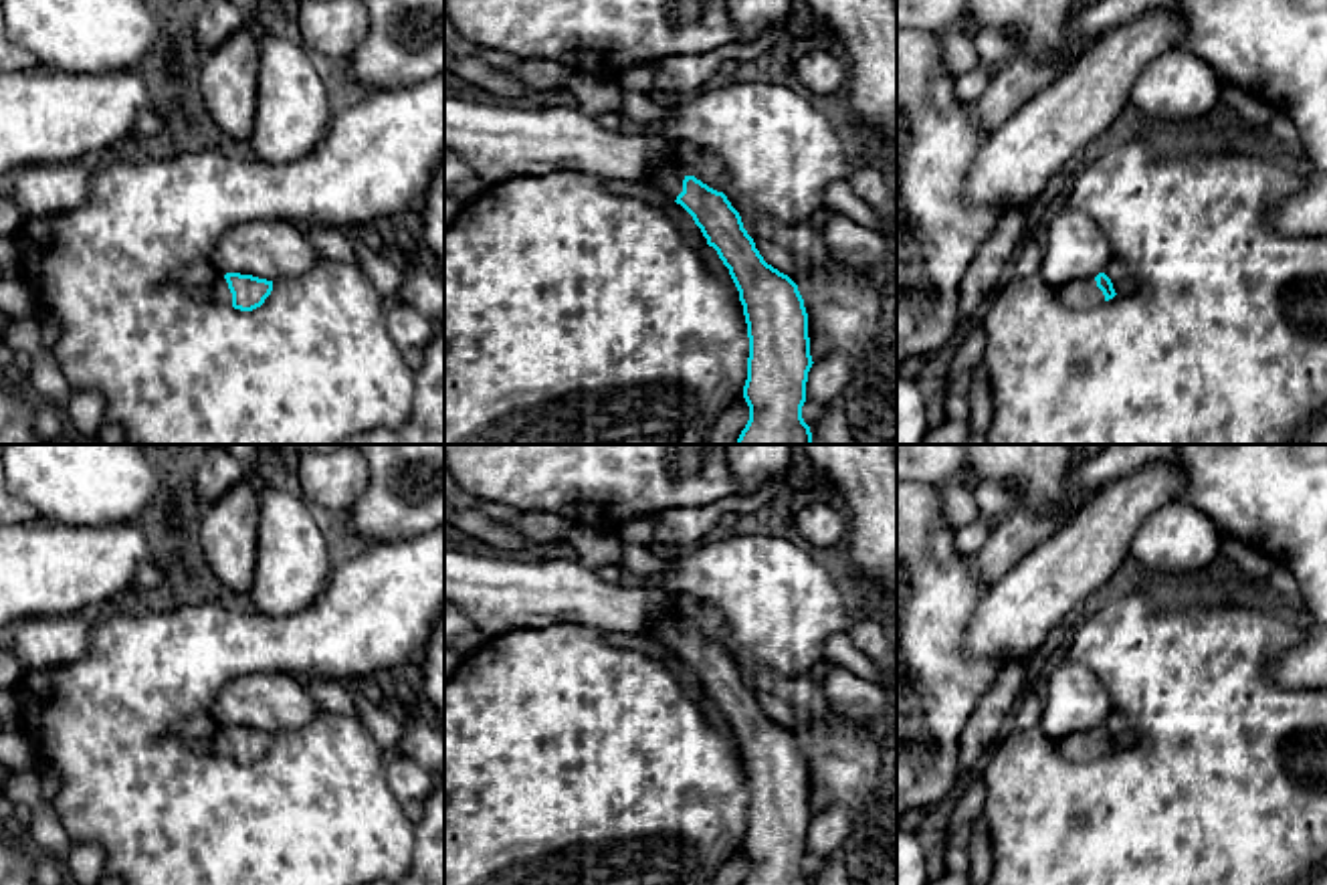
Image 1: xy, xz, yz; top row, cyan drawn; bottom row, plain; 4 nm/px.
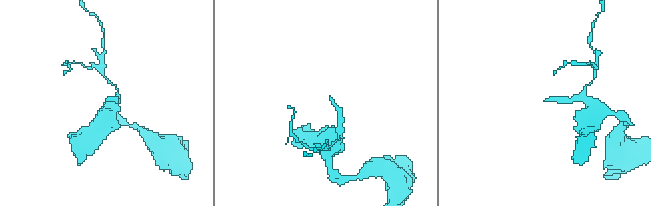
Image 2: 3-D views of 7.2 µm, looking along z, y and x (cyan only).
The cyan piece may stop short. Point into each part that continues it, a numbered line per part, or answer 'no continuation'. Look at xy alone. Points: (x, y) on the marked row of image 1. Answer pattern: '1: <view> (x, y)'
1: xy (221, 293)

